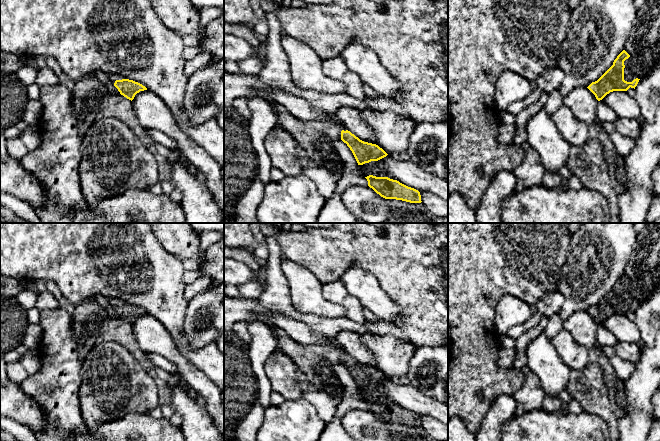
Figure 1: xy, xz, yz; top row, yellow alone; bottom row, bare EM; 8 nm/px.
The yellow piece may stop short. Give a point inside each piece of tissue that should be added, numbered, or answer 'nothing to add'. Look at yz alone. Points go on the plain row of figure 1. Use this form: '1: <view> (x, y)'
1: yz (638, 288)

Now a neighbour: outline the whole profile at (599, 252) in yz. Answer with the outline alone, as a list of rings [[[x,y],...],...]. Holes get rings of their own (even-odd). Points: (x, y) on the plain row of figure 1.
[[[582,223],[580,229],[572,233],[566,262],[560,270],[556,287],[565,298],[559,312],[562,320],[576,311],[588,311],[613,289],[617,280],[625,274],[638,235],[634,223]]]

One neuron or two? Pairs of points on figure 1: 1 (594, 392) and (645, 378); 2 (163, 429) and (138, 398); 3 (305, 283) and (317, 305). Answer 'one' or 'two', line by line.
1: two
2: two
3: one

